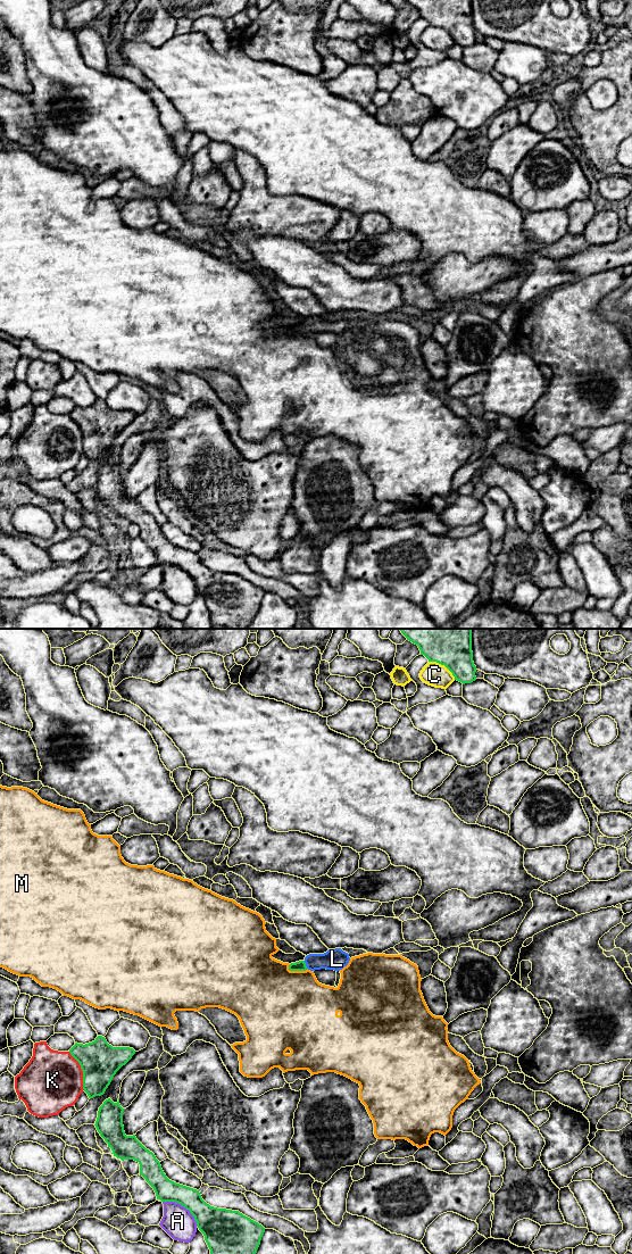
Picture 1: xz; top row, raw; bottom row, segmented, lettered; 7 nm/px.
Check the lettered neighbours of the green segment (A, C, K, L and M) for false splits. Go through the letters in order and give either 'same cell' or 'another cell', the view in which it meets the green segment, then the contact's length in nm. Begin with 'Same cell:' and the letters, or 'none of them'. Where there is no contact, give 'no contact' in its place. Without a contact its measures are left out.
Same cell: L
A: another cell; contact in xz; length 300 nm
C: another cell; contact in xz; length 240 nm
K: another cell; contact in xz; length 300 nm
L: same cell; contact in xz; length 60 nm
M: another cell; contact in xz; length 150 nm

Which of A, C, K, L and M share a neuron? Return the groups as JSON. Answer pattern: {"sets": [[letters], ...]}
{"sets": [["A"], ["C"], ["K"], ["L"], ["M"]]}

